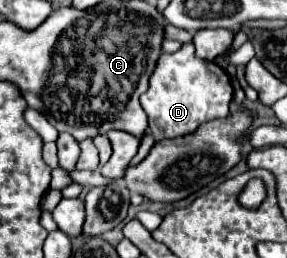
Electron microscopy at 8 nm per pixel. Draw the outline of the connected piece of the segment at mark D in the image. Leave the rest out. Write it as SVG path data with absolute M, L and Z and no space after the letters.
M184 43L176 53L162 53L150 77L148 91L140 95L140 105L148 115L148 127L154 141L182 137L194 133L206 121L224 119L230 113L230 101L230 75L216 63L198 59L192 43Z

